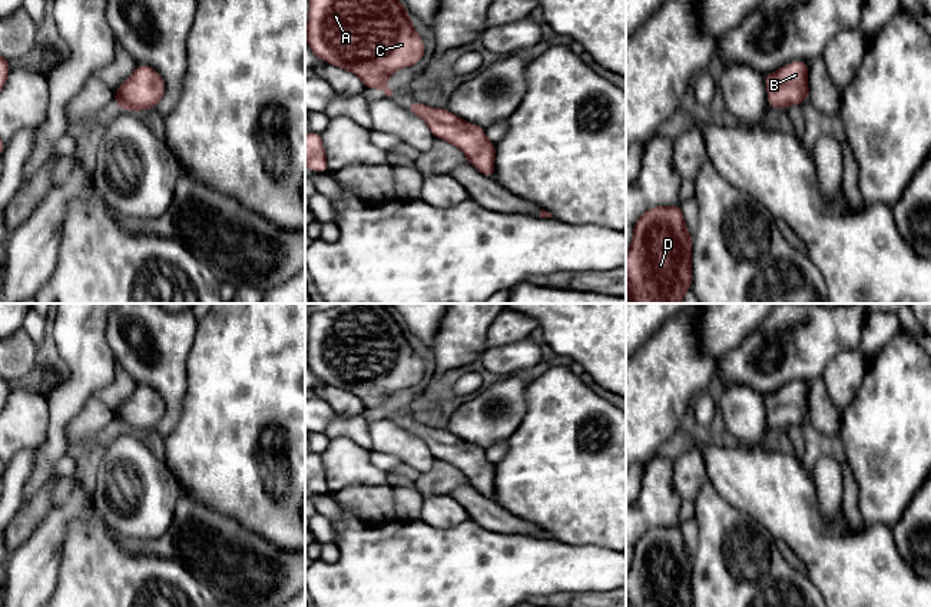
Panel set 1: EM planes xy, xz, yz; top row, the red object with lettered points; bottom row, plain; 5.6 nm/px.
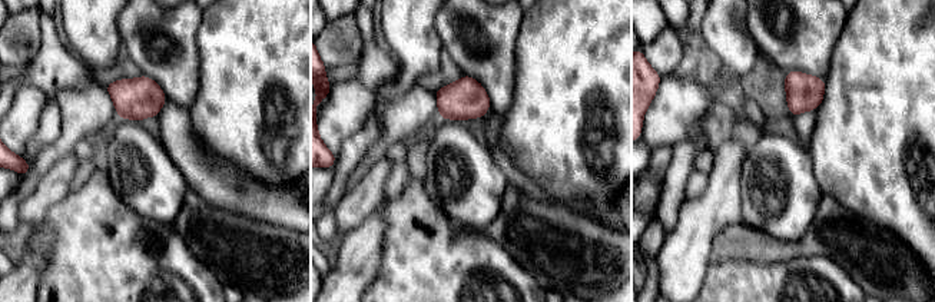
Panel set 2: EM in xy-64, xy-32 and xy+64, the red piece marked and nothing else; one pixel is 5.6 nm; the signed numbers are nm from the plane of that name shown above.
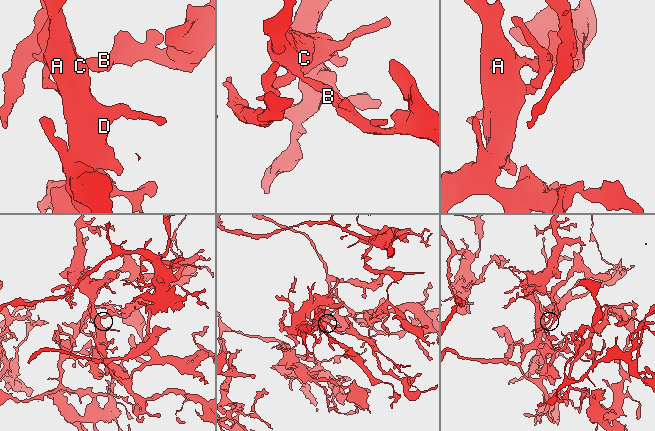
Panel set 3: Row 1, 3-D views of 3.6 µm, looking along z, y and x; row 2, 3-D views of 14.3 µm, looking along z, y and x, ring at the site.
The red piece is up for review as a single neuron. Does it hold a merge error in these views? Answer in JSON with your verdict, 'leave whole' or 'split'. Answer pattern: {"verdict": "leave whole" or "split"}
{"verdict": "leave whole"}

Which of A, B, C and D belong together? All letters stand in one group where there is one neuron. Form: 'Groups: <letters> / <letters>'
Groups: A B C D

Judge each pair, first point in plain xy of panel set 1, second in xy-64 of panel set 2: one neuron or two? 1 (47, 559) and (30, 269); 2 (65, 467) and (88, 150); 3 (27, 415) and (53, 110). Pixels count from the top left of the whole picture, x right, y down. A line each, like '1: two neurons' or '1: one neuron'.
1: one neuron
2: one neuron
3: two neurons

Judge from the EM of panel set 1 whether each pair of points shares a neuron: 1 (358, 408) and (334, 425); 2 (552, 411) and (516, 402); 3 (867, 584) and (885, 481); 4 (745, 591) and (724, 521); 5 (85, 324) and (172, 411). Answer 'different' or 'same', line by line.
1: different
2: different
3: different
4: same
5: different

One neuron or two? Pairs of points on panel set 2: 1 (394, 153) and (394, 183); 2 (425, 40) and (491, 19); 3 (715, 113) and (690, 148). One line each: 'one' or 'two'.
1: one
2: two
3: one

